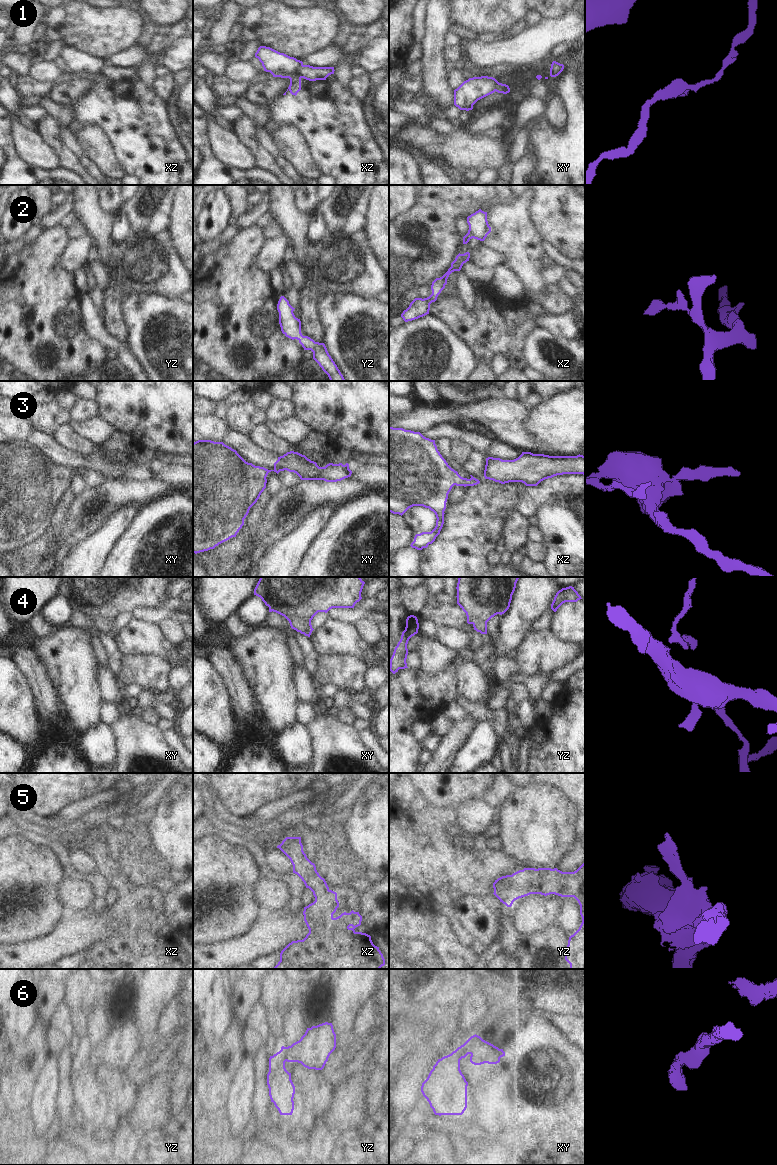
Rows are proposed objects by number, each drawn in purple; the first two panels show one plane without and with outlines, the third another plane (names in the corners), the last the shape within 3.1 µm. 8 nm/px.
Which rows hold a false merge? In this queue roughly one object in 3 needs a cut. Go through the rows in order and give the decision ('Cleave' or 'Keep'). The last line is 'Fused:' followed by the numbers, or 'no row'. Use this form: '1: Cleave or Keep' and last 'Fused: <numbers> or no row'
1: Cleave
2: Keep
3: Cleave
4: Keep
5: Keep
6: Cleave
Fused: 1, 3, 6.

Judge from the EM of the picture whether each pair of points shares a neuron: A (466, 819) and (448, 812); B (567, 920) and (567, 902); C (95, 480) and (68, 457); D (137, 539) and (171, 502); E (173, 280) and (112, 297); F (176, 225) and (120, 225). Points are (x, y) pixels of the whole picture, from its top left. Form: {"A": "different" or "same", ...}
{"A": "different", "B": "same", "C": "different", "D": "same", "E": "same", "F": "different"}

